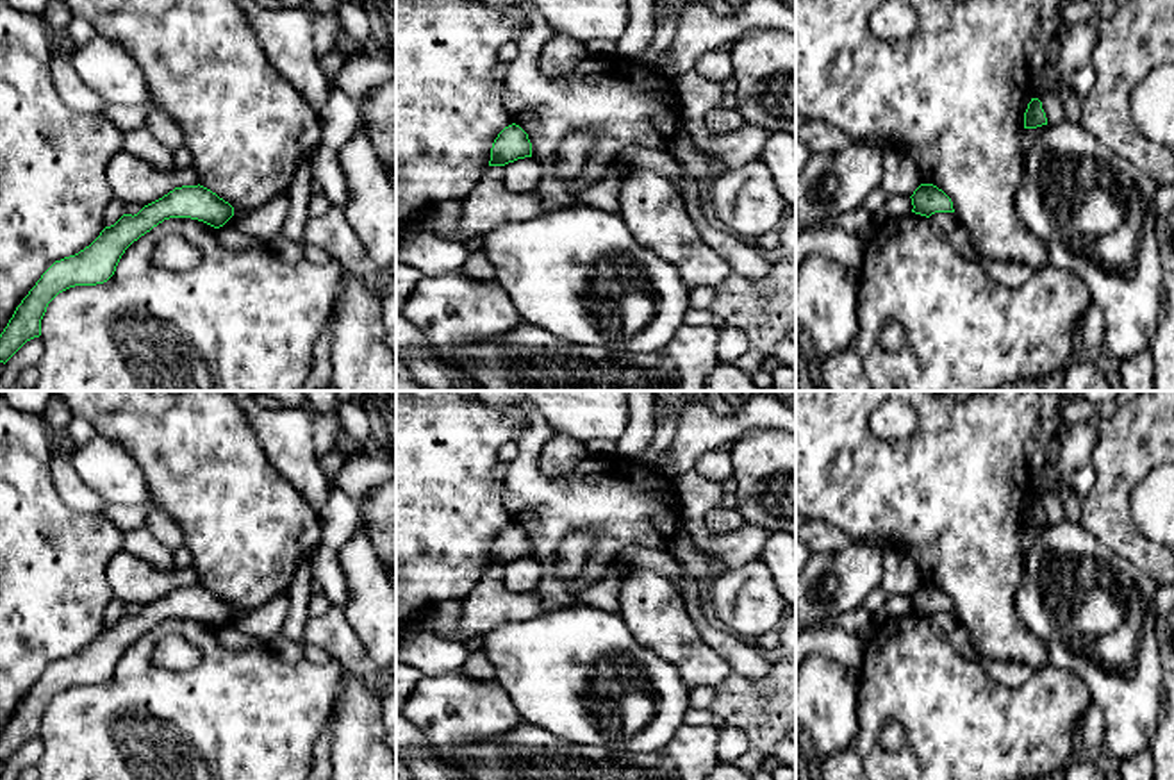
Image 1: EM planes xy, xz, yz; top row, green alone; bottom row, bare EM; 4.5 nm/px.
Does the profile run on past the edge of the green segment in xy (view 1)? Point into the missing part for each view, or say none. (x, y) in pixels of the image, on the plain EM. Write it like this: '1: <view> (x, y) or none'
1: none

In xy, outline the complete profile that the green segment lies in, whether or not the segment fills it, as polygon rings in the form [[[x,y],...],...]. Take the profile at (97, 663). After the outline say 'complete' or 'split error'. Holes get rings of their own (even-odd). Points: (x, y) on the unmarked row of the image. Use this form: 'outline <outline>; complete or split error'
outline [[[203,585],[175,587],[145,605],[137,614],[123,614],[114,625],[75,655],[55,660],[16,707],[0,734],[0,762],[7,762],[27,741],[41,735],[41,719],[48,703],[75,685],[107,682],[125,653],[141,635],[169,618],[191,618],[214,628],[234,616],[234,607]]]; complete

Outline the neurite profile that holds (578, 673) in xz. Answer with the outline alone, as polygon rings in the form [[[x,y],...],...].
[[[585,603],[505,623],[484,635],[484,648],[519,718],[576,746],[651,753],[674,737],[690,709],[676,668],[641,644],[623,616]]]

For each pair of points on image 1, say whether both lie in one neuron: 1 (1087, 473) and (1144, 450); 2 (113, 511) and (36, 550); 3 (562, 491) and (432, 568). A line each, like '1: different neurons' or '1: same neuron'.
1: different neurons
2: different neurons
3: different neurons

